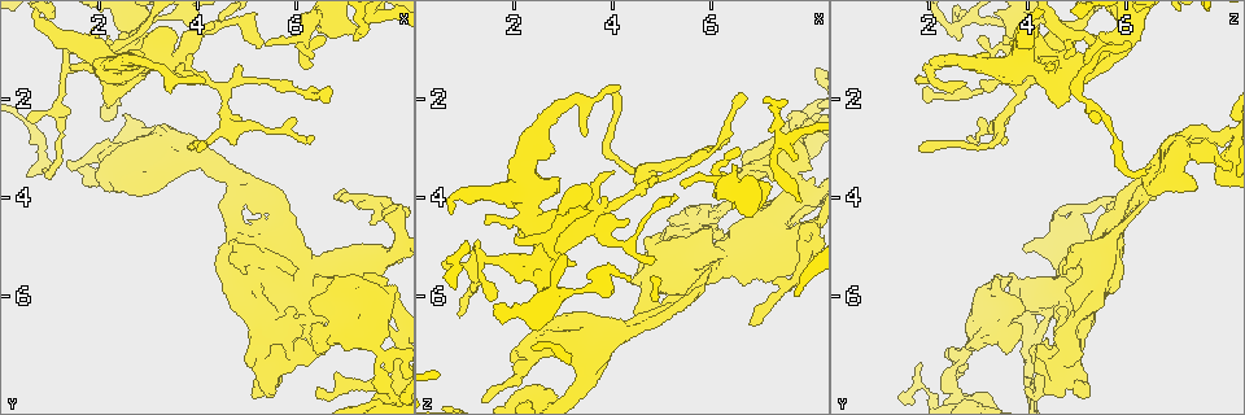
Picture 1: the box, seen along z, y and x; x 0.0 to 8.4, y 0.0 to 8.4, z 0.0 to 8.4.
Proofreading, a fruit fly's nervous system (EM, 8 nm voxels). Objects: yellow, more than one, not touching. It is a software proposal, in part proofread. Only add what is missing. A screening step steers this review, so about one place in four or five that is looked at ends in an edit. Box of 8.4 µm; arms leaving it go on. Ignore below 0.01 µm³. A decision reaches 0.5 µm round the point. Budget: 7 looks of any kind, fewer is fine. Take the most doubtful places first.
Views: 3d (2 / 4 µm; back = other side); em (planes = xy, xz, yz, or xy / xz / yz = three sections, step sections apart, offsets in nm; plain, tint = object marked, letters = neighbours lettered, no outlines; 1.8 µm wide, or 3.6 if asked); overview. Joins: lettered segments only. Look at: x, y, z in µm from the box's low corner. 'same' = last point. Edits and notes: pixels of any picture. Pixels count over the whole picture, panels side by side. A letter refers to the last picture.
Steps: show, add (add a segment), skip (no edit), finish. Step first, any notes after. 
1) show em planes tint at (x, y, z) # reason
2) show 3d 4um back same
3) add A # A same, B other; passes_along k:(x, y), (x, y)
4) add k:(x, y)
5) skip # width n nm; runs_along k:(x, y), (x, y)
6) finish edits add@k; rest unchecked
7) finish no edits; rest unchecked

show 3d 2um at (6.80, 4.00, 6.55) # long arm stops here

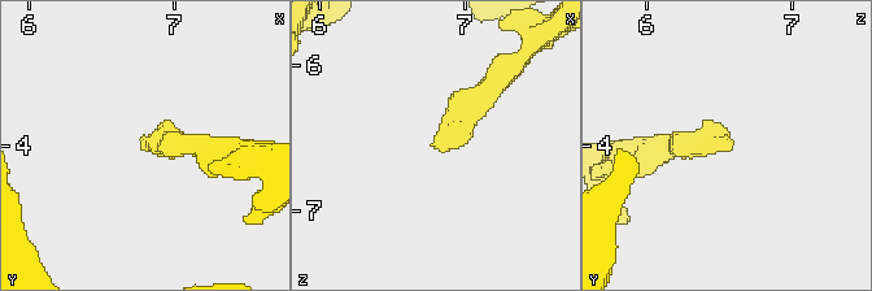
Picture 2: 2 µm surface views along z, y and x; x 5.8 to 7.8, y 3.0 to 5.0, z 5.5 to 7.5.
show em planes tint at (6.78, 3.94, 6.56)

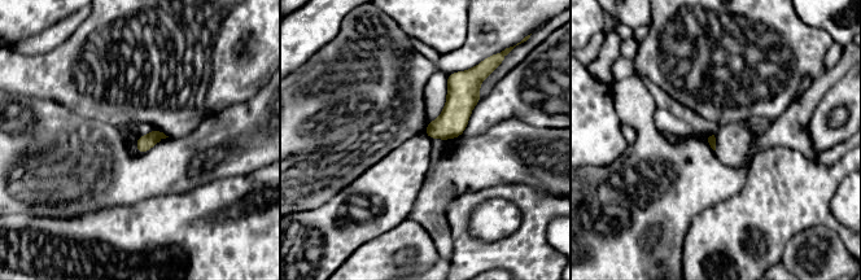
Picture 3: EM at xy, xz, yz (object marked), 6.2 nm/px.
show em planes letters same

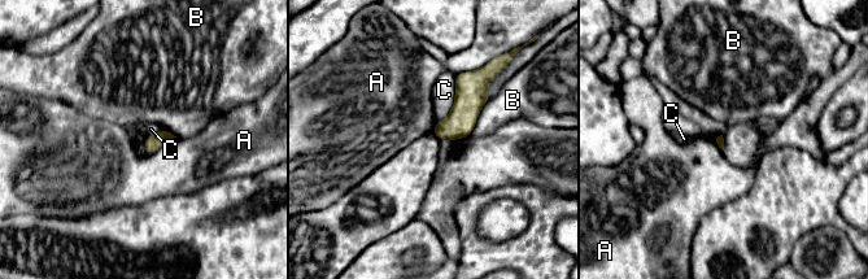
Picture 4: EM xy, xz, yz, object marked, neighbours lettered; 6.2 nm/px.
skip # longest_contact C 320 nm; A other, B other, C other; no lettered segment goes on from it

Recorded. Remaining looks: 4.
show em xz step 8 tint at (4.60, 2.50, 3.45) # three-way junction

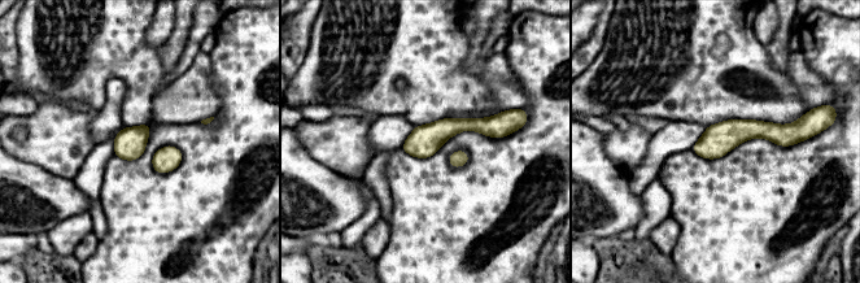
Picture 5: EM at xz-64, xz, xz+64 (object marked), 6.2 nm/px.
show em xz step 8 letters same

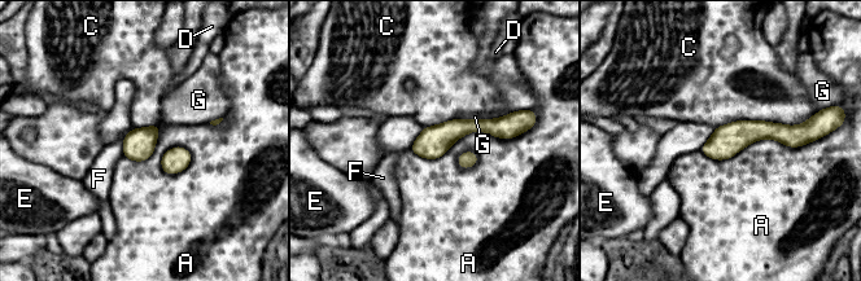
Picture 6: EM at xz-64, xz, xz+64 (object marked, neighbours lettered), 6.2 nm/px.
skip # width 190 nm; longest_contact A 700 nm; A other, C other, D other, E other, F other, G other; none of them fits

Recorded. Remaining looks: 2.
show em yz step 8 letters at (3.35, 1.55, 2.05) # sharp bend

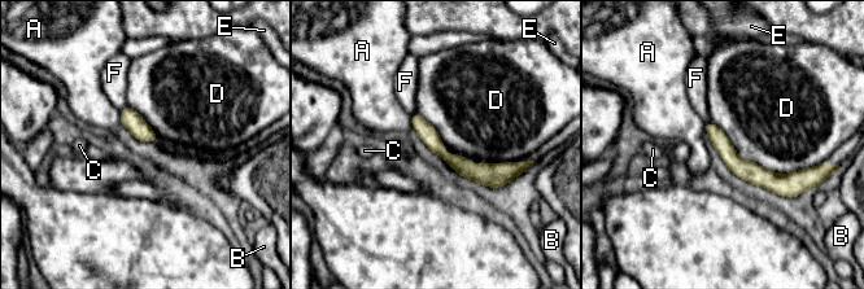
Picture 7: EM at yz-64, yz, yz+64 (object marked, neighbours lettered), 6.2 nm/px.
skip # width 110 nm; longest_contact D 700 nm; A other, B other, C other, D other, E other, F other; no lettered segment goes on from it

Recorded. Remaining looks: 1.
finish no edits; rest unchecked

